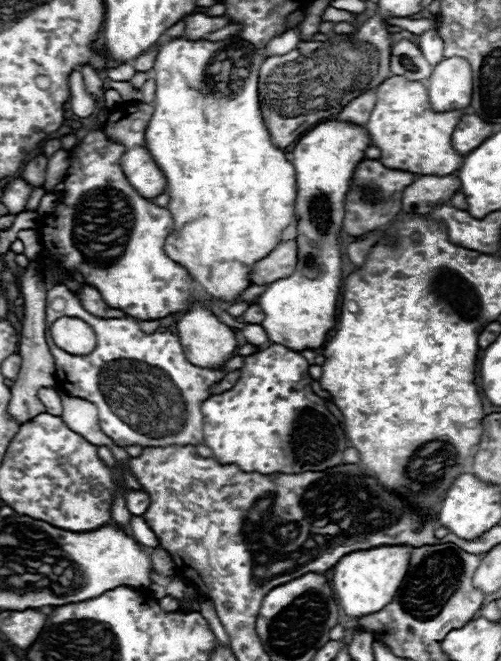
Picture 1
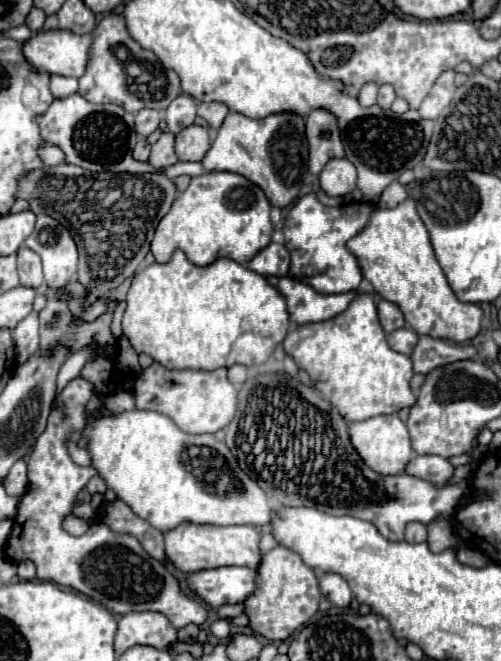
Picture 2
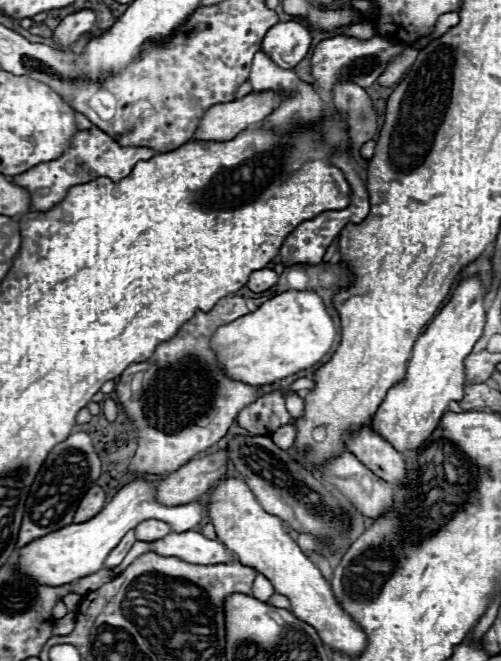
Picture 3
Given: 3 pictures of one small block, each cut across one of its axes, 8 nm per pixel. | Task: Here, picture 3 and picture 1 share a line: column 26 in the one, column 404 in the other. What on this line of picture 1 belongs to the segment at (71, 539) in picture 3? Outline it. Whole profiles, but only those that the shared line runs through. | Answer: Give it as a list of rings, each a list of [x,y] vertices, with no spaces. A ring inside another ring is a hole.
[[[374,546],[368,550],[358,550],[346,554],[334,568],[332,568],[332,584],[336,592],[336,600],[348,616],[364,616],[382,610],[394,598],[396,590],[400,588],[408,564],[410,564],[410,546]]]

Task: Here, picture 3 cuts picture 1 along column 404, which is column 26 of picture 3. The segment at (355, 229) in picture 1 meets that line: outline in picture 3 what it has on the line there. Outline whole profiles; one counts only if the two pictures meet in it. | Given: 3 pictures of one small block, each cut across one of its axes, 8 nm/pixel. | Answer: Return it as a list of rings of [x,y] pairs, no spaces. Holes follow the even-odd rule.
[[[94,126],[92,130],[78,132],[74,136],[72,146],[58,160],[38,164],[38,166],[14,176],[12,182],[18,186],[24,186],[30,192],[34,210],[50,210],[66,196],[68,188],[78,186],[78,184],[88,184],[88,182],[102,178],[102,176],[118,182],[132,172],[136,162],[150,160],[154,154],[156,152],[148,150],[148,148],[122,148],[118,142],[114,142],[110,136],[106,136],[102,130],[98,130]],[[90,142],[96,146],[96,150],[90,150]]]

